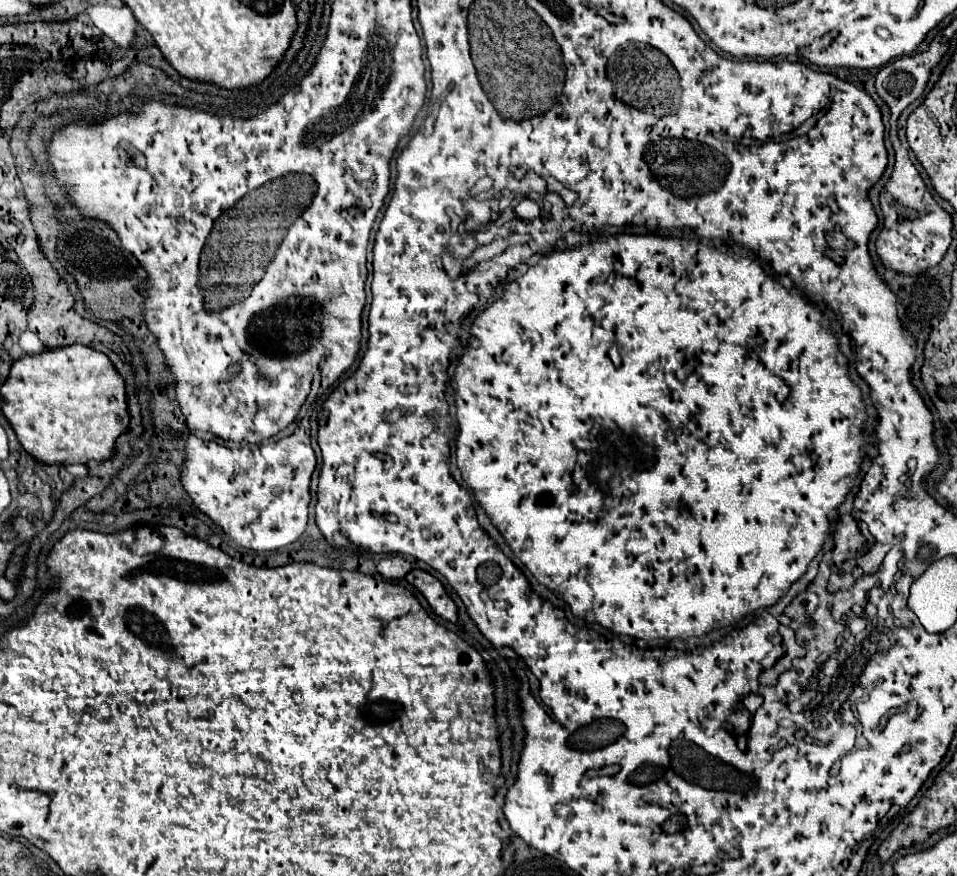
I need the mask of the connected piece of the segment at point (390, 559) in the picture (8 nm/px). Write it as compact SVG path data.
M387 556L387 558L381 558L377 564L377 572L387 580L403 578L409 570L411 570L411 564L401 556Z

